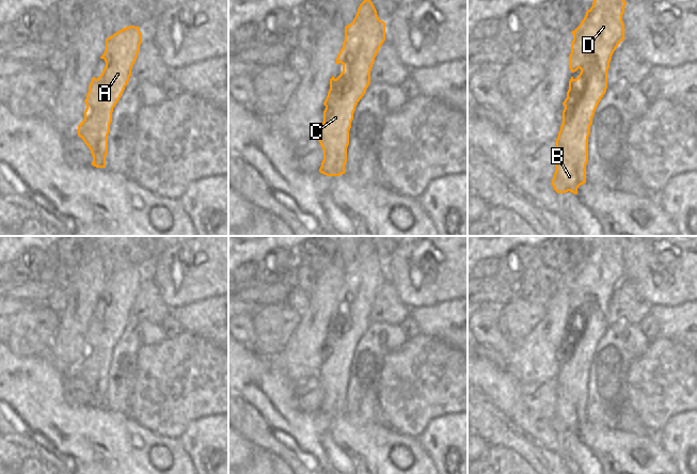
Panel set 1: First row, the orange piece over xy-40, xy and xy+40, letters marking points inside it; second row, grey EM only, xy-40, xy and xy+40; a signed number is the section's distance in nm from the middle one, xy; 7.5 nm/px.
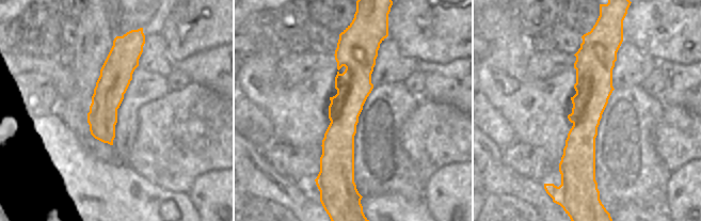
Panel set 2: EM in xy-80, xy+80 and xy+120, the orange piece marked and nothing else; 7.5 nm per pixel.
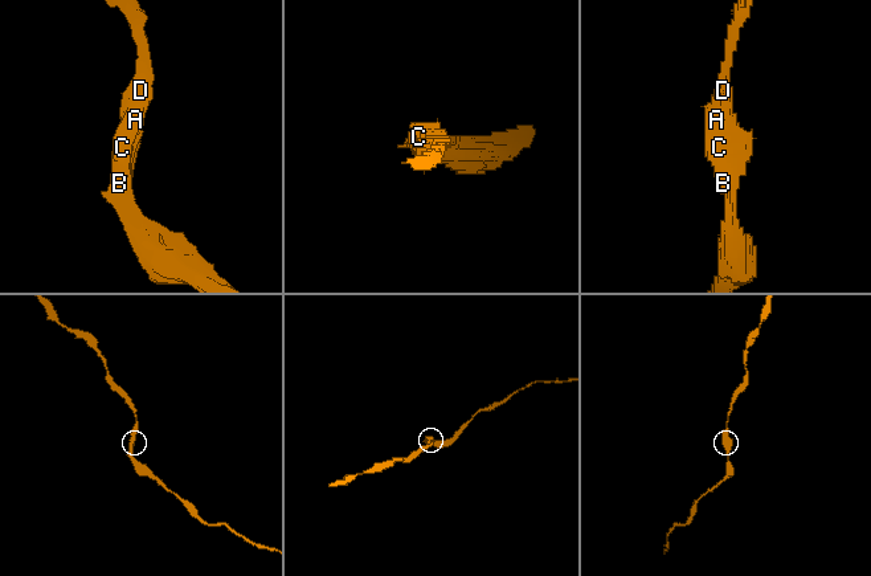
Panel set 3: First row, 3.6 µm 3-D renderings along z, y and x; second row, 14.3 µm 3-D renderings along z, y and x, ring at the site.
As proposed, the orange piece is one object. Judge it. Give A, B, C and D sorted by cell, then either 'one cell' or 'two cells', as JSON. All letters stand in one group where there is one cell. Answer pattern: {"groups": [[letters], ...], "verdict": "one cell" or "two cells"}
{"groups": [["A", "B", "C", "D"]], "verdict": "one cell"}

